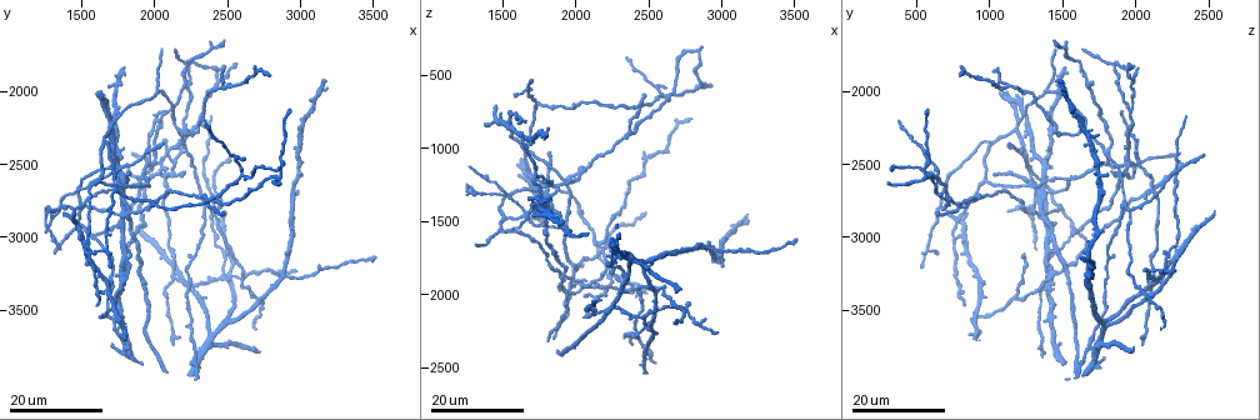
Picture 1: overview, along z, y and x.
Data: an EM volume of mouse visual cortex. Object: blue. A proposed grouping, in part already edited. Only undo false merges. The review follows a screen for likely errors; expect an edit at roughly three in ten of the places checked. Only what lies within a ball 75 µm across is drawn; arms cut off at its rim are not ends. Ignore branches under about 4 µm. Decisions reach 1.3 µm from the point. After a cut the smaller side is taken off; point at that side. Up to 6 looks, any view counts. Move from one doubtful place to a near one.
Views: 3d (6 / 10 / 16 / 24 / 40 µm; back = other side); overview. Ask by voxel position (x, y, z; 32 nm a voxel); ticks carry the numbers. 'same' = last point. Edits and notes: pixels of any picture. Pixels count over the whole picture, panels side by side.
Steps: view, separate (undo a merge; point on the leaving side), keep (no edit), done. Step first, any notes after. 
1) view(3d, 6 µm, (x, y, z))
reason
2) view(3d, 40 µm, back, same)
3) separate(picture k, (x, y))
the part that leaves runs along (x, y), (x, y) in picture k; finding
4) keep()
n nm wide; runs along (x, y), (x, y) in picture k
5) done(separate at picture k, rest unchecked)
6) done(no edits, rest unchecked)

view(3d, 24 µm, (2280, 3340, 2080))

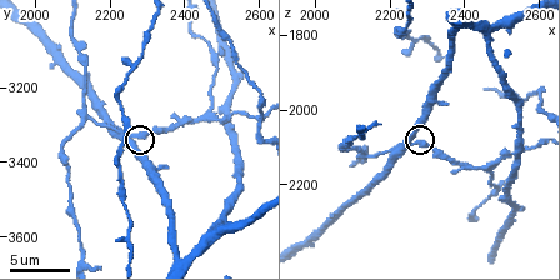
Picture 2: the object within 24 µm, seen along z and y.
view(3d, 6 µm, (2270, 3330, 2090))

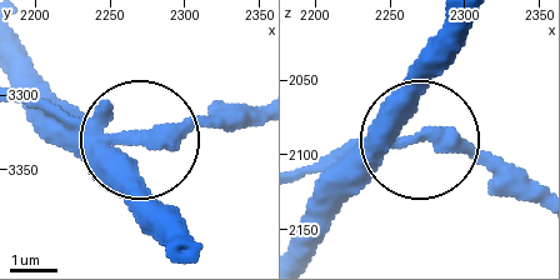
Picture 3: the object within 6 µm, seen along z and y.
keep()
runs along (191, 246), (135, 164), (135, 144), (243, 128) in picture 3; all the same neuron

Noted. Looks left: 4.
view(3d, 24 µm, (2040, 2540, 1920))
branch point

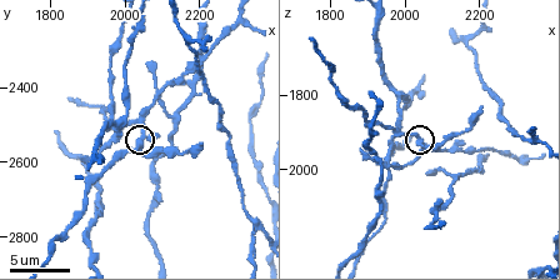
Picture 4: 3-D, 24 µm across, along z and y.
view(3d, 10 µm, (2040, 2560, 1930))

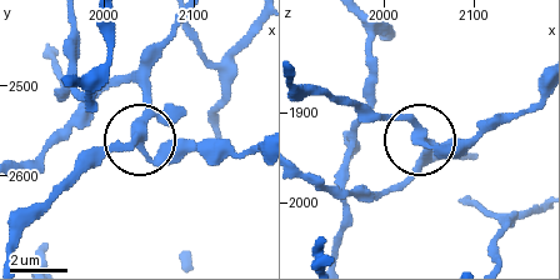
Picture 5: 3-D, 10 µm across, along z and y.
keep()
300 nm wide; continuous, no second neuron

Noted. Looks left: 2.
view(3d, 10 µm, (1990, 2490, 1800))
three arms meet

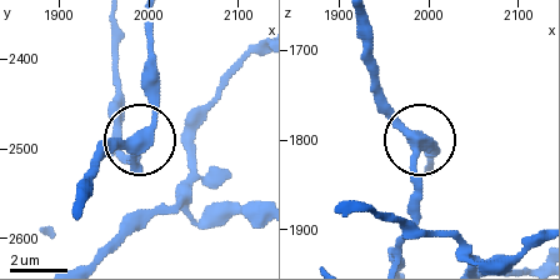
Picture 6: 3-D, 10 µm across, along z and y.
keep()
runs along (363, 21), (366, 64), (420, 150), (413, 205) in picture 6; continuous, no second neuron

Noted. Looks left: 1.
done(no edits, rest unchecked)

